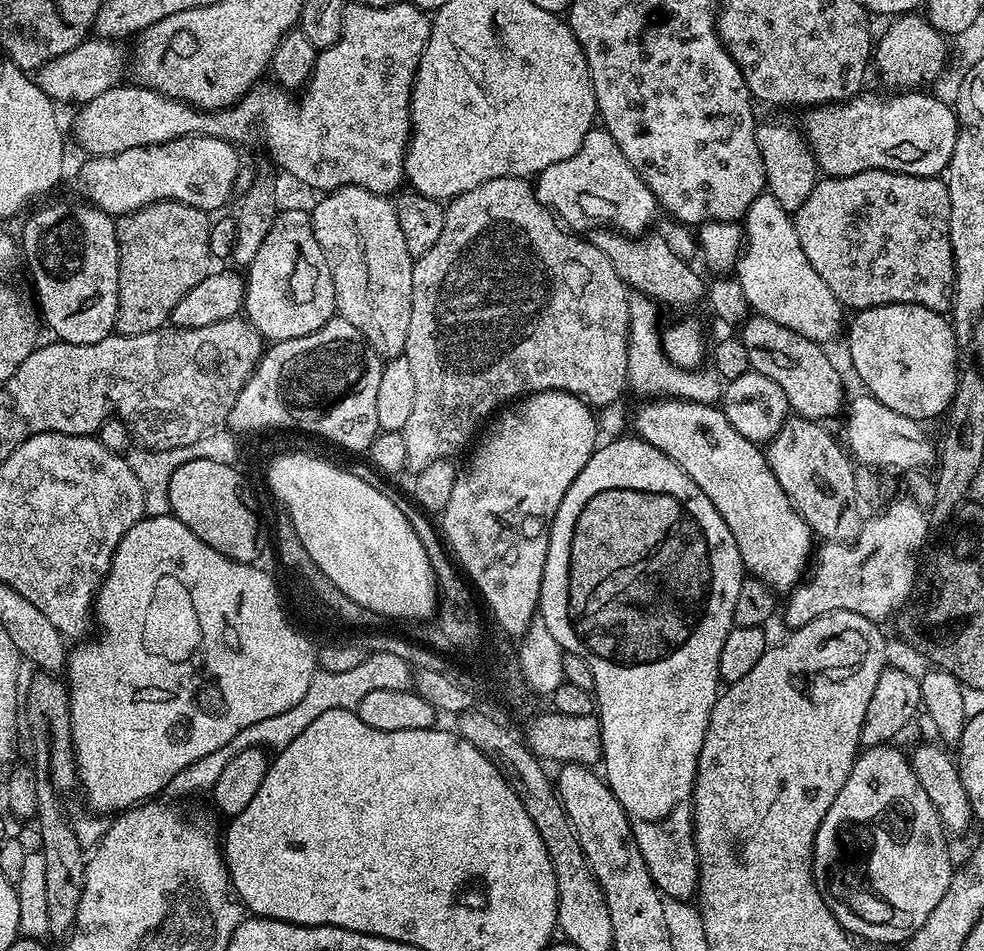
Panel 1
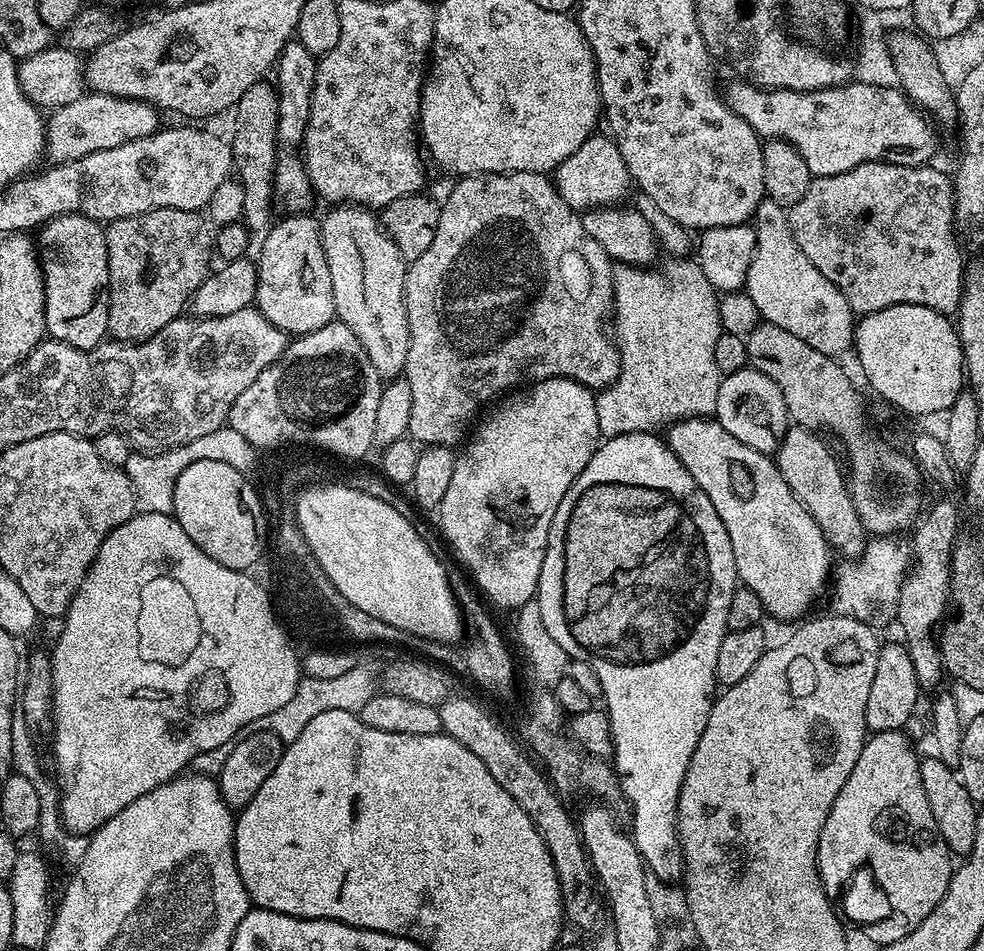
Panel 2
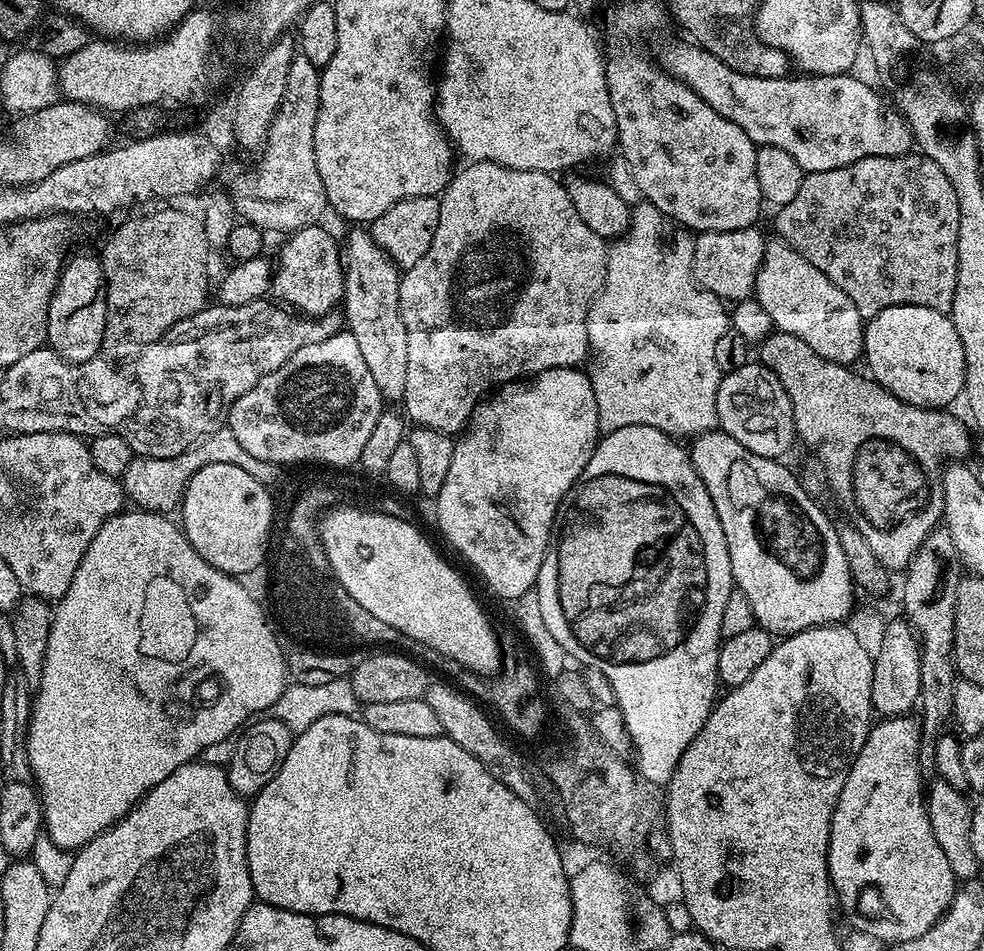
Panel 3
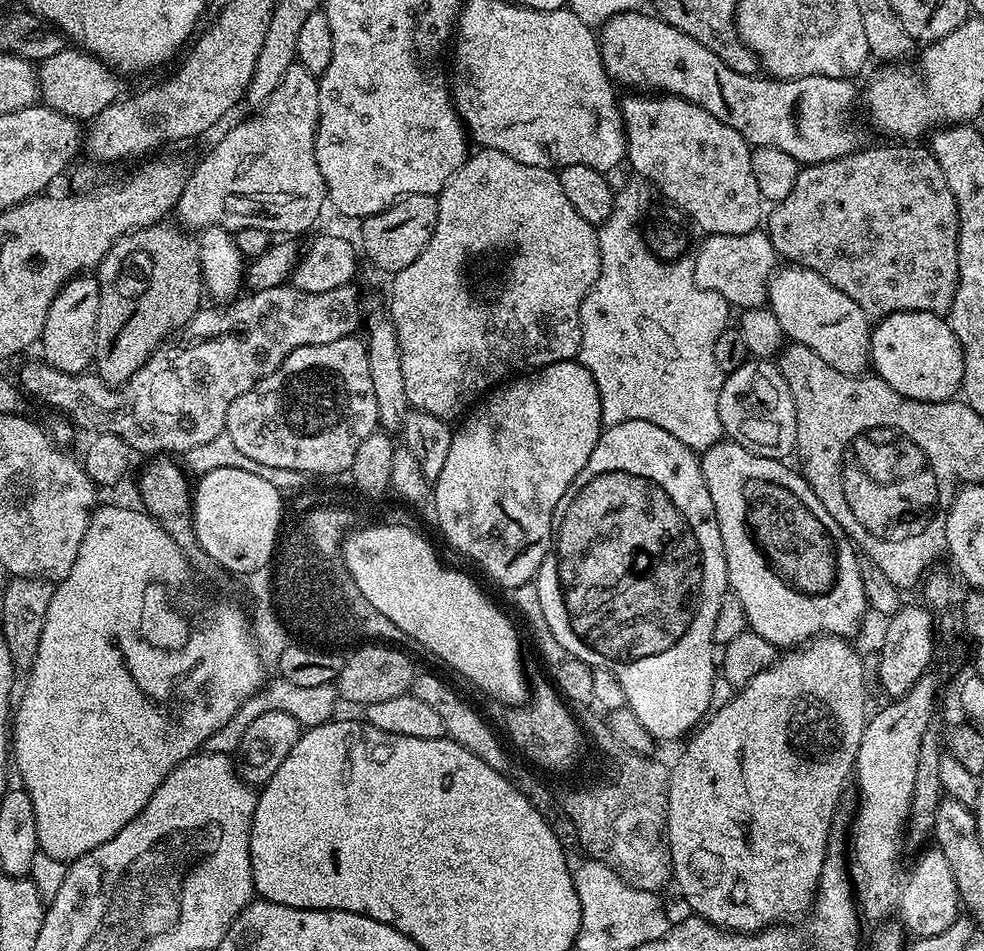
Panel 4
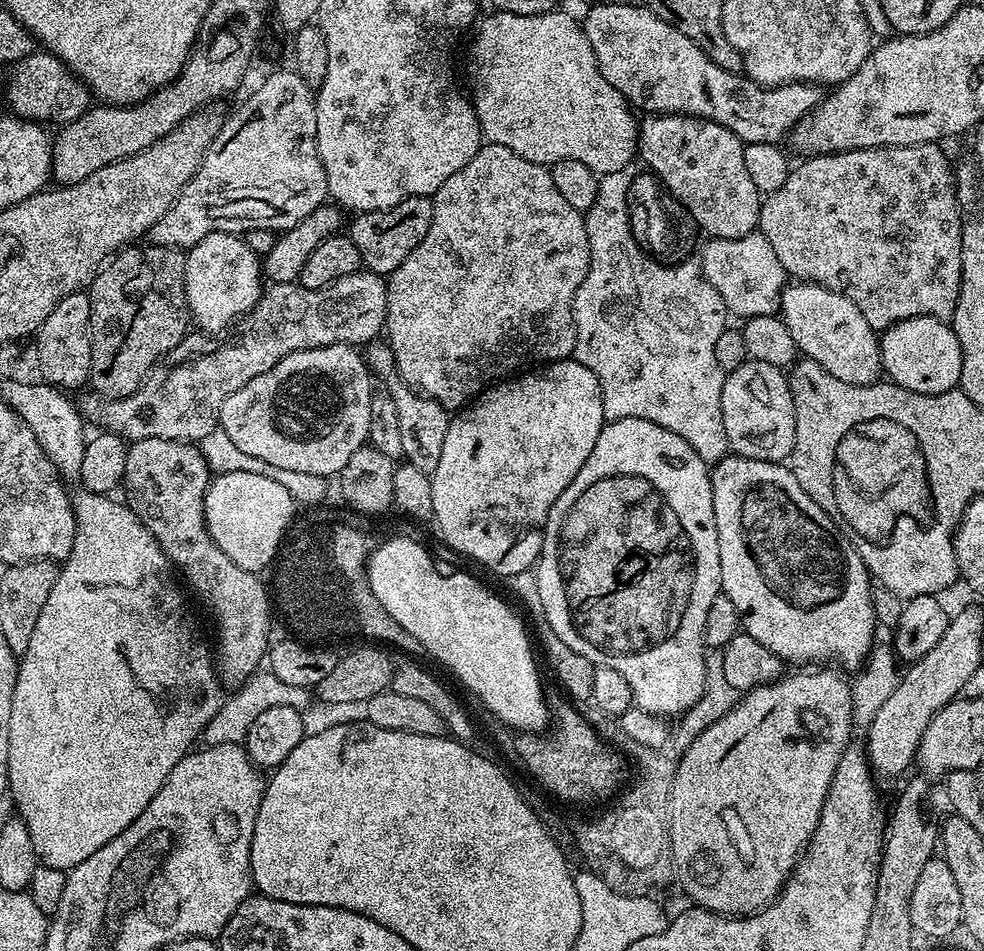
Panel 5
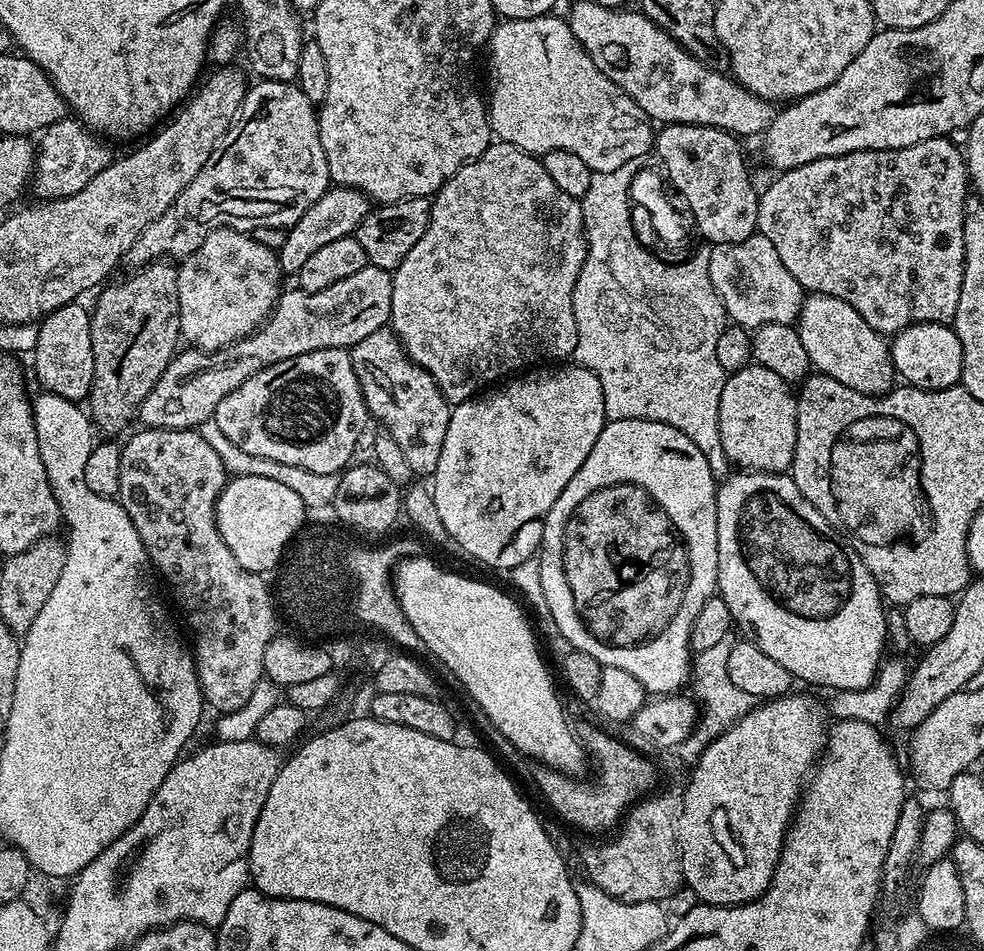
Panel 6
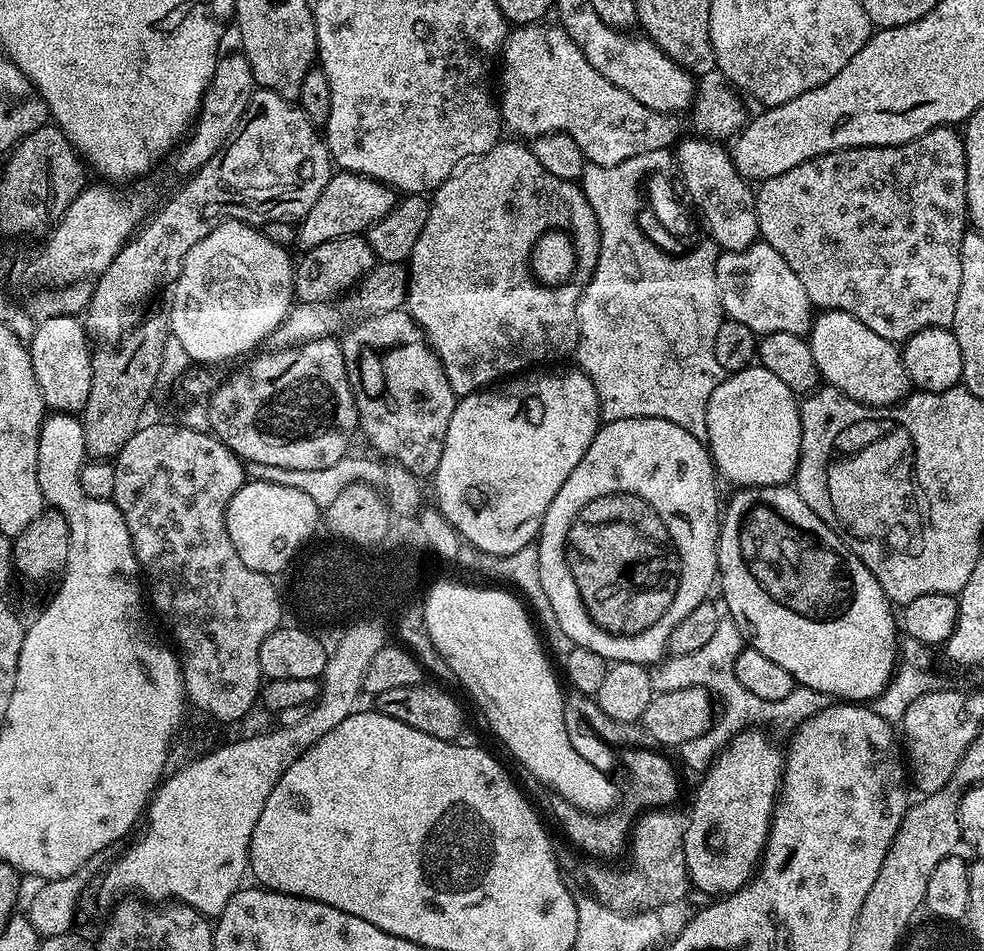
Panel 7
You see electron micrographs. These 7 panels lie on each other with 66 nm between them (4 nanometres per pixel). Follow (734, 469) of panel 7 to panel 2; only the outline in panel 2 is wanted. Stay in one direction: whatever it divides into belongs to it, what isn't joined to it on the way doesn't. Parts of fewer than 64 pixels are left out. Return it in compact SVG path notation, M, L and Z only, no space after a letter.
M751 366L727 373L721 379L714 416L726 431L738 438L738 442L769 454L775 453L780 447L782 438L790 427L782 390L778 390L769 376Z

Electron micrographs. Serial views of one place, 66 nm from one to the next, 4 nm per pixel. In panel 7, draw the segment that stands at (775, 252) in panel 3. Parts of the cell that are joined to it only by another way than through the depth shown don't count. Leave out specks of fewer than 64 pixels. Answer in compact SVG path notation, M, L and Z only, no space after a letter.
M821 311L813 319L807 342L812 347L821 381L842 390L842 394L854 398L854 402L888 408L908 395L910 381L901 349L893 341L874 334L857 316L849 312Z

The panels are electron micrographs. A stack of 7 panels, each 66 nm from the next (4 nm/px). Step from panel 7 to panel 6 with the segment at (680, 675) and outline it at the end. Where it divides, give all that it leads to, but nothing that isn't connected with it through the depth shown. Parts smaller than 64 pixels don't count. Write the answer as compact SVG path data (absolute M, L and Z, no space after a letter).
M731 639L723 640L697 653L693 659L690 678L695 690L693 693L698 699L698 719L696 729L690 738L686 742L680 743L676 749L680 759L686 764L695 763L705 752L706 746L710 746L710 742L714 742L714 738L718 738L726 730L730 730L730 726L737 724L754 707L752 696L742 691L739 686L734 686L734 681L726 671L726 661L730 658L732 645Z

